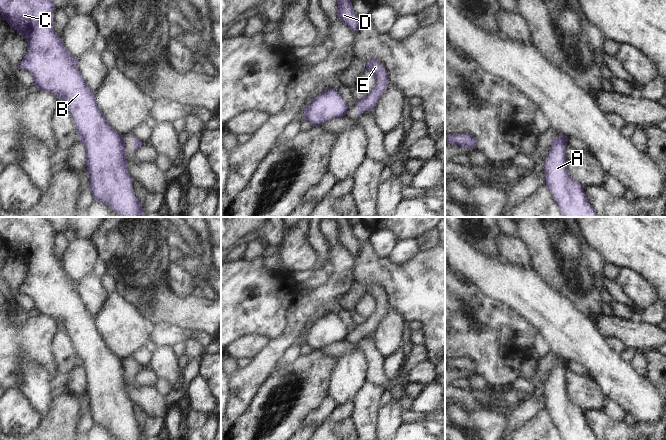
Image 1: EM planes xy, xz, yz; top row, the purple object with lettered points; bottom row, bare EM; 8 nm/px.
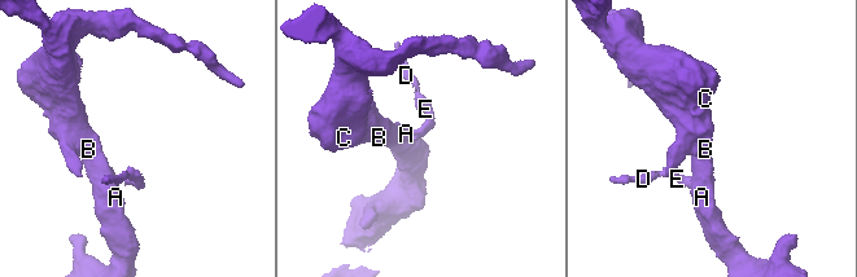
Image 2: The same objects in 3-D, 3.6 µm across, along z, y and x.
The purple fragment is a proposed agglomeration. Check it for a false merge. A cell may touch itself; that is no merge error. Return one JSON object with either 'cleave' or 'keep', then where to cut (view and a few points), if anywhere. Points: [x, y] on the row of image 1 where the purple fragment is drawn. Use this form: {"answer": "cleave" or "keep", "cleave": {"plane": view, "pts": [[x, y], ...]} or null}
{"answer": "cleave", "cleave": {"plane": "xy", "pts": [[122, 138], [124, 146]]}}

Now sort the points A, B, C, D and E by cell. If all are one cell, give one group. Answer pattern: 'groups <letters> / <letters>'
groups A B C / D E

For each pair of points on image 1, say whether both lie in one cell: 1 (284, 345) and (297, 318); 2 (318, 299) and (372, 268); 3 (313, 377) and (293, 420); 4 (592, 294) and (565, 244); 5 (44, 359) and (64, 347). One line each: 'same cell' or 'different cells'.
1: same cell
2: different cells
3: same cell
4: same cell
5: different cells

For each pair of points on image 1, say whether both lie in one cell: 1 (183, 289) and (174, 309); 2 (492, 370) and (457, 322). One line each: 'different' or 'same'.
1: different
2: same

